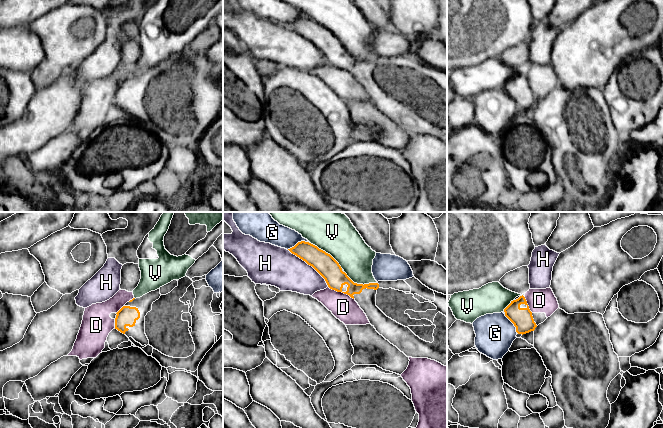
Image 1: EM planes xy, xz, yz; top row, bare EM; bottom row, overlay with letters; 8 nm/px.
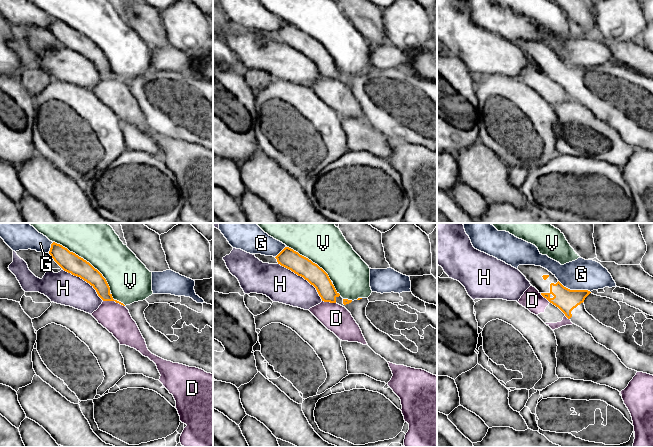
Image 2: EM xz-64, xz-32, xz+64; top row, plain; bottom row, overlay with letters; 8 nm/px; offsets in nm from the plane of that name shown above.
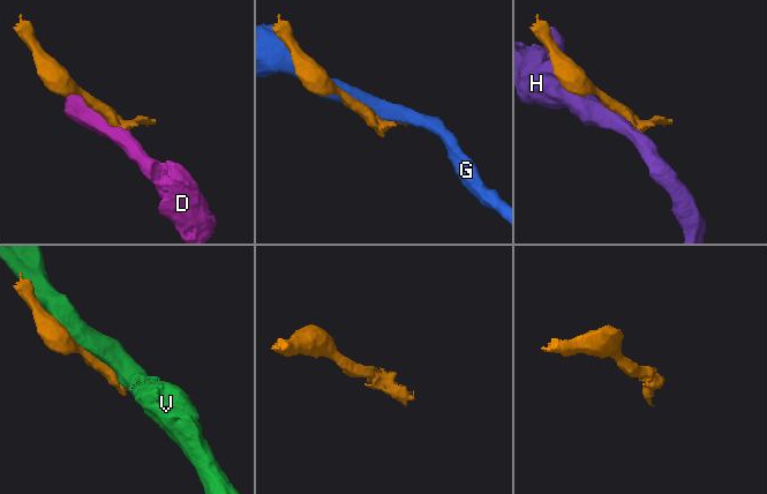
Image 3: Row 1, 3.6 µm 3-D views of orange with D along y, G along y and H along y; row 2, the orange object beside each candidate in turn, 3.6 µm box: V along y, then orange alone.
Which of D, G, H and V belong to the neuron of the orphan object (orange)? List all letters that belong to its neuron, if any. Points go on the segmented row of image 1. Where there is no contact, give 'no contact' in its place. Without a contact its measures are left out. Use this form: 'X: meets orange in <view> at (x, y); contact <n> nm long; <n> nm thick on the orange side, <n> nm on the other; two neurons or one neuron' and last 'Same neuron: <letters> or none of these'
D: meets orange in xz at (341, 291); contact 240 nm long; 170 nm thick on the orange side, 200 nm on the other; two neurons
G: meets orange in xz at (298, 242); contact 190 nm long; 170 nm thick on the orange side, 190 nm on the other; two neurons
H: meets orange in xz at (310, 265); contact 440 nm long; 170 nm thick on the orange side, 300 nm on the other; two neurons
V: meets orange in xz at (327, 253); contact 340 nm long; 170 nm thick on the orange side, 360 nm on the other; two neurons
Same neuron: none of these

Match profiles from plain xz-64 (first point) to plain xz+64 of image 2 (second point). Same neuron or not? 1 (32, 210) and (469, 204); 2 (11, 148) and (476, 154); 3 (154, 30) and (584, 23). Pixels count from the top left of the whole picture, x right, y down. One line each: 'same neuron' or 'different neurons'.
1: same neuron
2: different neurons
3: same neuron

